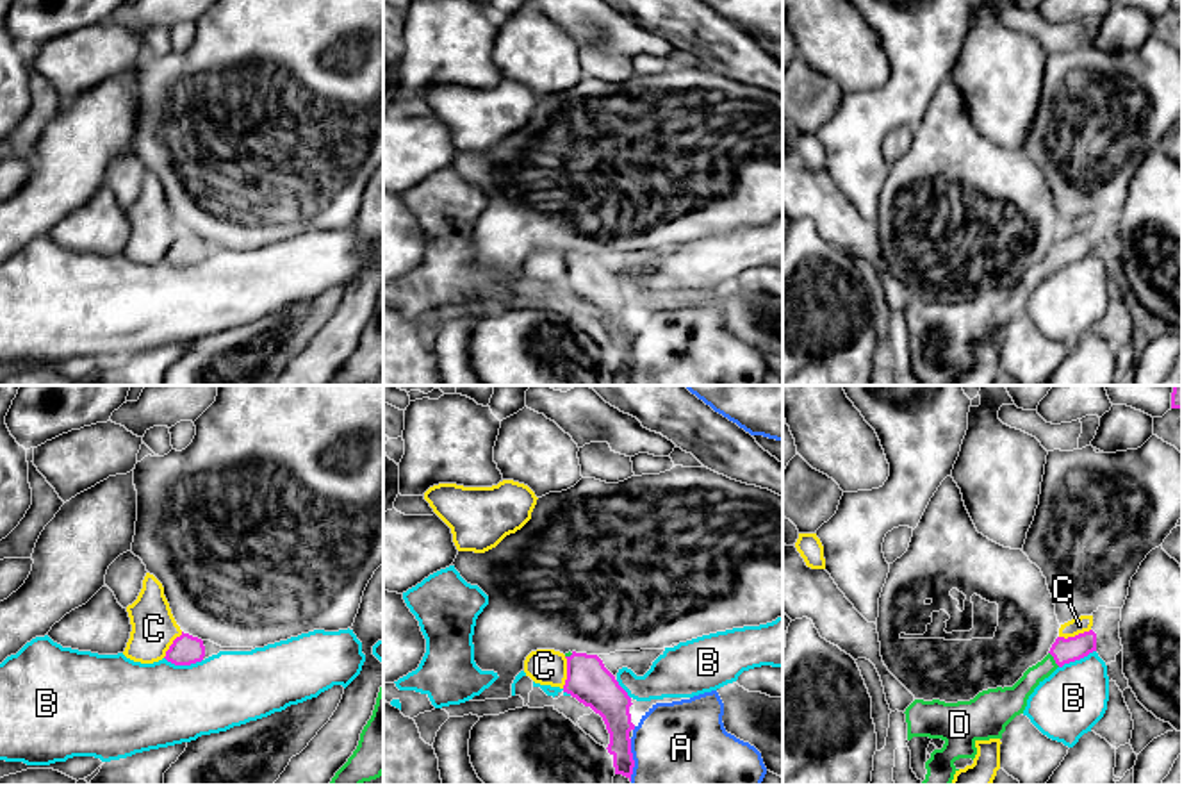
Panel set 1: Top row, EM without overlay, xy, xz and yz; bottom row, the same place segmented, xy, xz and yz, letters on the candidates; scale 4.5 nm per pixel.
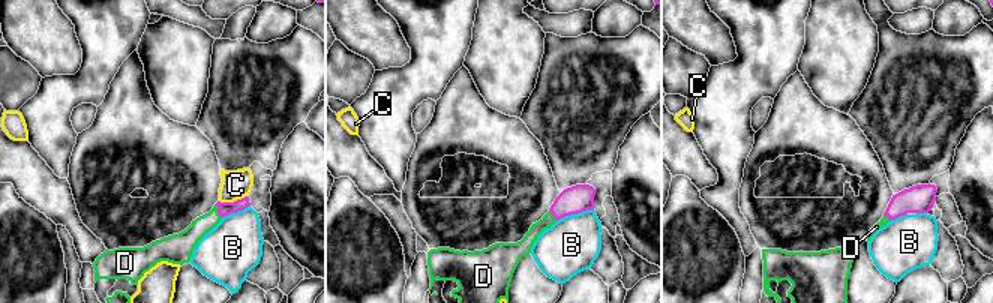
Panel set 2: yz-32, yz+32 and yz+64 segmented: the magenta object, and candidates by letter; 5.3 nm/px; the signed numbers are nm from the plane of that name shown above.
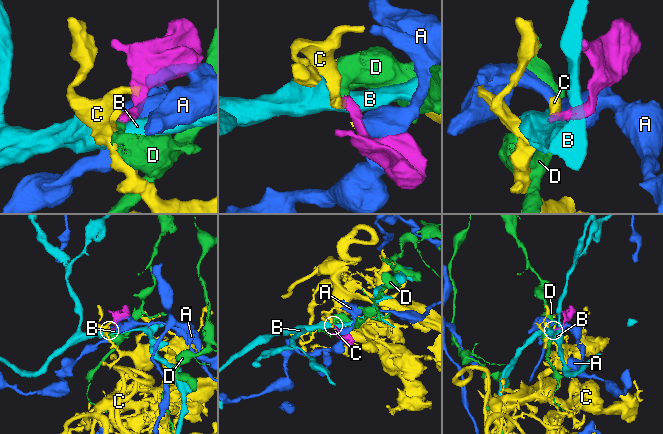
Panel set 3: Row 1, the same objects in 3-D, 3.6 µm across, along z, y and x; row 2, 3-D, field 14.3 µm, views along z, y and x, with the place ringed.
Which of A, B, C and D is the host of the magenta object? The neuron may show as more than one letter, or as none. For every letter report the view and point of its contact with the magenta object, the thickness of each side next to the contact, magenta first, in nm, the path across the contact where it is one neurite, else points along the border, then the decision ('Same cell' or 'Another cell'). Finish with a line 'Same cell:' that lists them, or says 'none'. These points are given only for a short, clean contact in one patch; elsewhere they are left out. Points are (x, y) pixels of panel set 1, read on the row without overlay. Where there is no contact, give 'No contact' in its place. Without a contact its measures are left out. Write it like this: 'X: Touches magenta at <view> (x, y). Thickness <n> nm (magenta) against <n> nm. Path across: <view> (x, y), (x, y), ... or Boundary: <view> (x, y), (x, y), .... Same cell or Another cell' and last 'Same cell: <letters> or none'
A: Touches magenta at xz (633, 361). Thickness 140 nm (magenta) against 480 nm. Another cell
B: Touches magenta at xy (184, 264). Thickness 140 nm (magenta) against 380 nm. Boundary: xy (164, 257), (175, 264), (202, 261). Another cell
C: Touches magenta at xz (567, 273). Thickness 190 nm (magenta) against 160 nm. Boundary: xz (566, 257), (566, 284), (562, 288). Another cell
D: Touches magenta at yz (1054, 259). Thickness 110 nm (magenta) against 110 nm. Path across: yz (1063, 250), (1054, 259), (1015, 298). Same cell
Same cell: D

